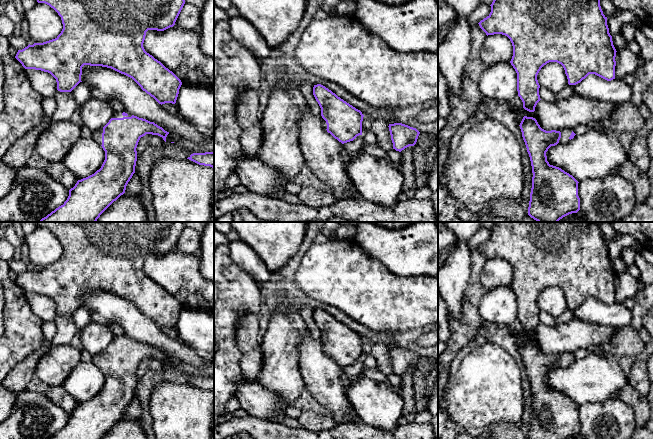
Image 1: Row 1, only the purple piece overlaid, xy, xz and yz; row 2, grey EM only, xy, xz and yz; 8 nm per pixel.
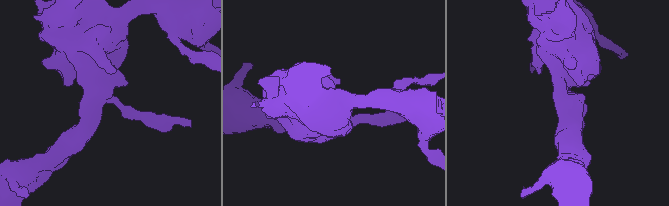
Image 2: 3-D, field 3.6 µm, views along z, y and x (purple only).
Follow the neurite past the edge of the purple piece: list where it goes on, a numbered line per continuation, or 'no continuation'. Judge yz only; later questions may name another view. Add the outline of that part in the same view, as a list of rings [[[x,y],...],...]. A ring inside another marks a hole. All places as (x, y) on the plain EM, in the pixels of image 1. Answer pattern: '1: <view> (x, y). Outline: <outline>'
1: yz (565, 357). Outline: [[[568,352],[561,354],[560,355],[561,356],[561,362],[559,364],[559,367],[561,367],[561,368],[568,367],[570,364],[569,361],[570,361],[572,355],[573,355],[572,353],[568,353]]]

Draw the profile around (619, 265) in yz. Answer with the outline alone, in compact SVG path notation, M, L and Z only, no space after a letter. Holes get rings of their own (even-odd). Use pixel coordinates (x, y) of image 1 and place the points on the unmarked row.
M622 256L612 260L612 265L616 275L626 272L627 265Z

